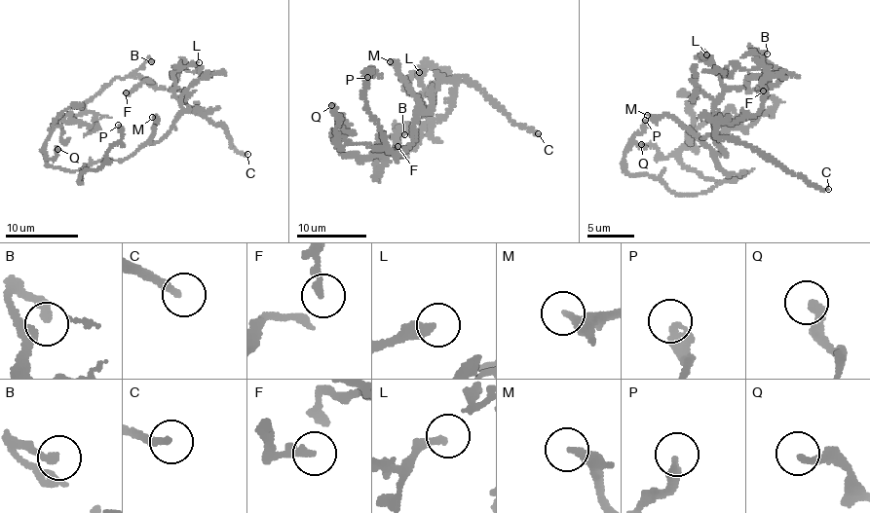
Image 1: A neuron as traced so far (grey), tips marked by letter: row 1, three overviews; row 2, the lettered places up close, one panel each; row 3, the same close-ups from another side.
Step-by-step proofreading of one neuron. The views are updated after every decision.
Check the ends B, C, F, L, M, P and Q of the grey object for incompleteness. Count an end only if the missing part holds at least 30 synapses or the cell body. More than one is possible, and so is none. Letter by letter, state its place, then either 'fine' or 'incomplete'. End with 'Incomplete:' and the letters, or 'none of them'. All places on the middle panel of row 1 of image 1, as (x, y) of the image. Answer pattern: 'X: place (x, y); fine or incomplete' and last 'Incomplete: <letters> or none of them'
B: place (404, 134); fine
C: place (538, 133); incomplete
F: place (397, 146); fine
L: place (419, 72); fine
M: place (390, 61); incomplete
P: place (367, 77); fine
Q: place (331, 105); fine
Incomplete: C, M

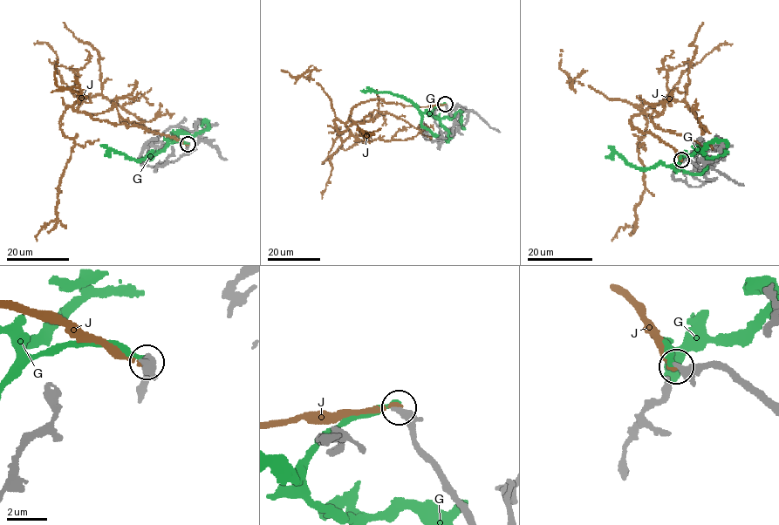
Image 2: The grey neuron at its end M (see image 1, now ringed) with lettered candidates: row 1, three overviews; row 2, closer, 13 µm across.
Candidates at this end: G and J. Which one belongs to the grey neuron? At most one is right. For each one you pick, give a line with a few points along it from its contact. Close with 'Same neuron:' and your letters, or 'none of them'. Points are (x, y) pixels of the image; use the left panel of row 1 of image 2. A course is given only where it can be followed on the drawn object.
J: via (187, 144), (70, 105), (60, 129), (74, 143), (57, 219), (36, 241)
Same neuron: J

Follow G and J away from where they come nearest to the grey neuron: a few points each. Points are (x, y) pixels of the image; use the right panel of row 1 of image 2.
G: (681, 160), (679, 155), (679, 162), (669, 167), (659, 164), (648, 169), (638, 168), (609, 146)
J: (681, 160), (632, 128), (644, 111), (636, 105), (646, 119), (637, 144), (644, 192), (636, 227), (611, 241)

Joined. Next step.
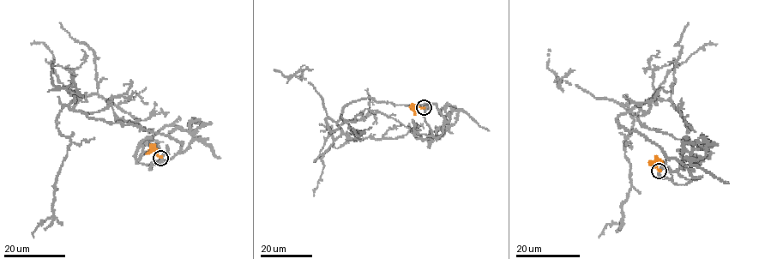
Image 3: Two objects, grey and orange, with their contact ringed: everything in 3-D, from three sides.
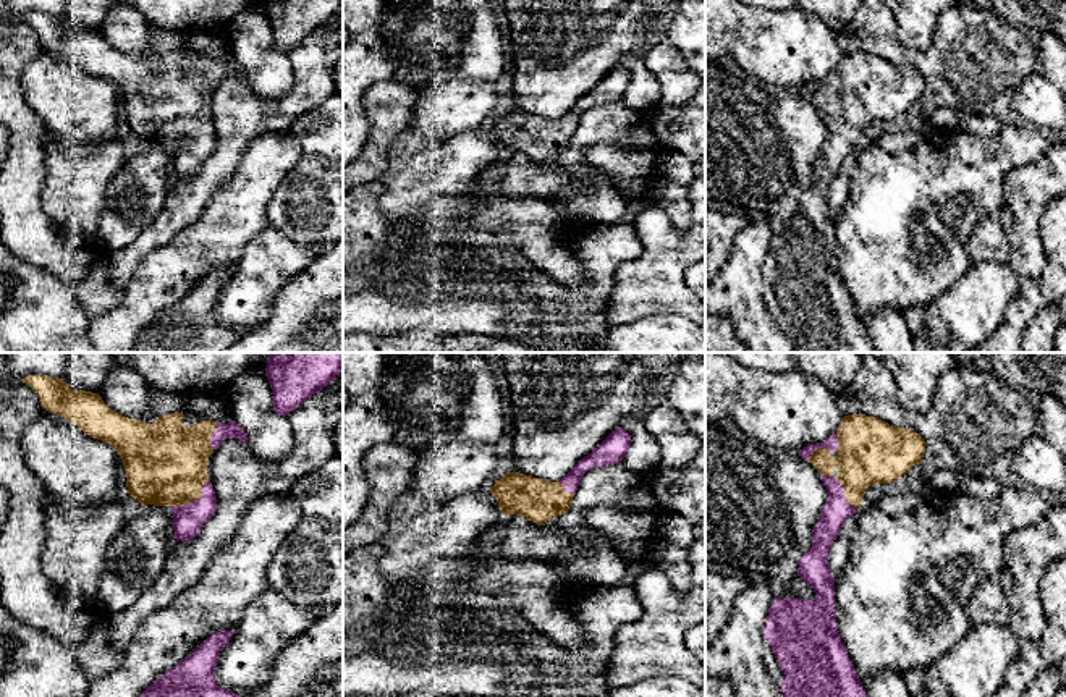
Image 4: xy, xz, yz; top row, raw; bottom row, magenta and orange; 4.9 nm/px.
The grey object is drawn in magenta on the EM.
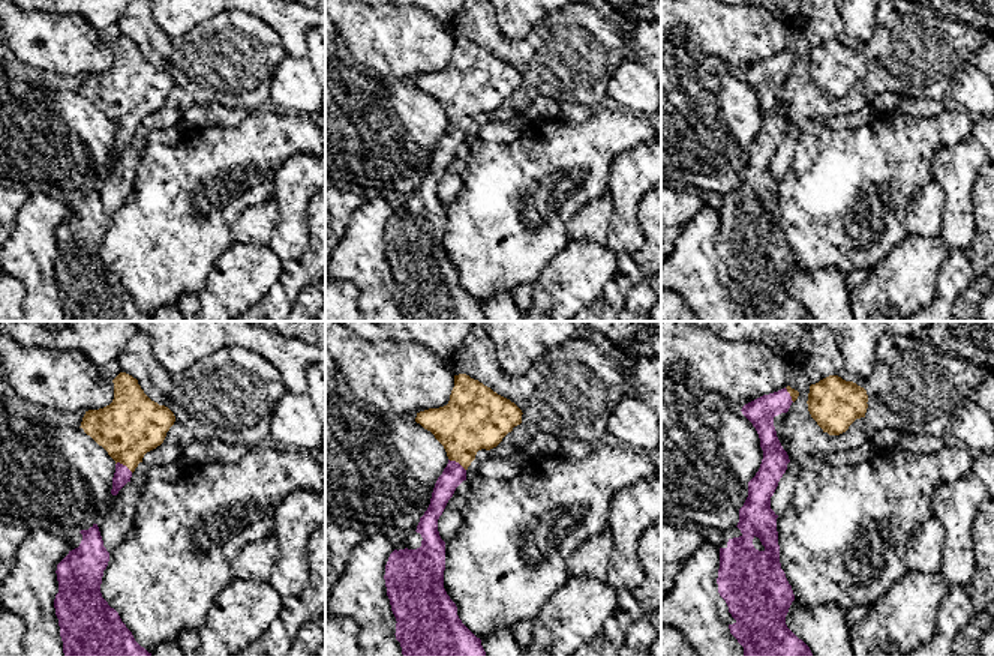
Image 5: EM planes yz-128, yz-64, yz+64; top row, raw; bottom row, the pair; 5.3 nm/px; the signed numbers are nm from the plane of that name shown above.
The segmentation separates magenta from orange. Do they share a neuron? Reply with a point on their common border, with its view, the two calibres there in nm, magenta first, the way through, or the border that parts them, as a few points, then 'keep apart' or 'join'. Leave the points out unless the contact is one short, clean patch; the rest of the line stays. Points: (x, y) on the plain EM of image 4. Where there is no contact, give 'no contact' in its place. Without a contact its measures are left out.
meets magenta in xy at (194, 138); 150 nm thick on the magenta side, 420 nm on the other; join

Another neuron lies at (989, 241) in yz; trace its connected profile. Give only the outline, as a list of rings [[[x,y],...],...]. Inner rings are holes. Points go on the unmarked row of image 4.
[[[1008,207],[985,217],[971,233],[966,251],[972,262],[1008,264],[1011,212]]]

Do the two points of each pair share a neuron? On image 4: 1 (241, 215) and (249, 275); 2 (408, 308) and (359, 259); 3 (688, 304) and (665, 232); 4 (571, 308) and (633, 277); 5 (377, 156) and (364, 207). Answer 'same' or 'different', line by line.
1: different
2: different
3: same
4: different
5: different

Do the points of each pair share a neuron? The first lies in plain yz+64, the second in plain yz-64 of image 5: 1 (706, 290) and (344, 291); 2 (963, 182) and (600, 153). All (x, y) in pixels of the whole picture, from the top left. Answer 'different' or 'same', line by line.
1: different
2: different

